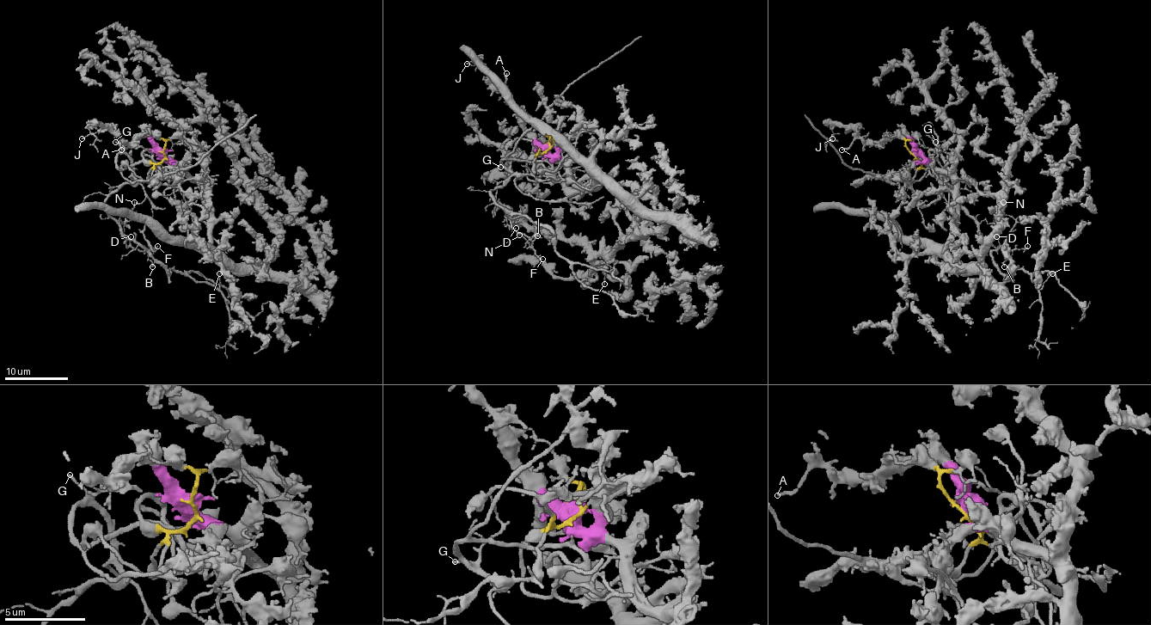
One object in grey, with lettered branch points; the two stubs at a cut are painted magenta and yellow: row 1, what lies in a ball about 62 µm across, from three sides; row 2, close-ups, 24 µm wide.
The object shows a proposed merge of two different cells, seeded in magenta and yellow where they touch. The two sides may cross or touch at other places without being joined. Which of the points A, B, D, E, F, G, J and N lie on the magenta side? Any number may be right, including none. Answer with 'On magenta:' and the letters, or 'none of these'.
On magenta: A, J

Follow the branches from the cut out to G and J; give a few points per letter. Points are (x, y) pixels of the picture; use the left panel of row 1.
G: (164, 155), (159, 162), (142, 162), (119, 168), (117, 155), (121, 148), (115, 142)
J: (162, 153), (147, 136), (123, 142), (110, 129), (101, 126), (91, 129), (82, 138)

